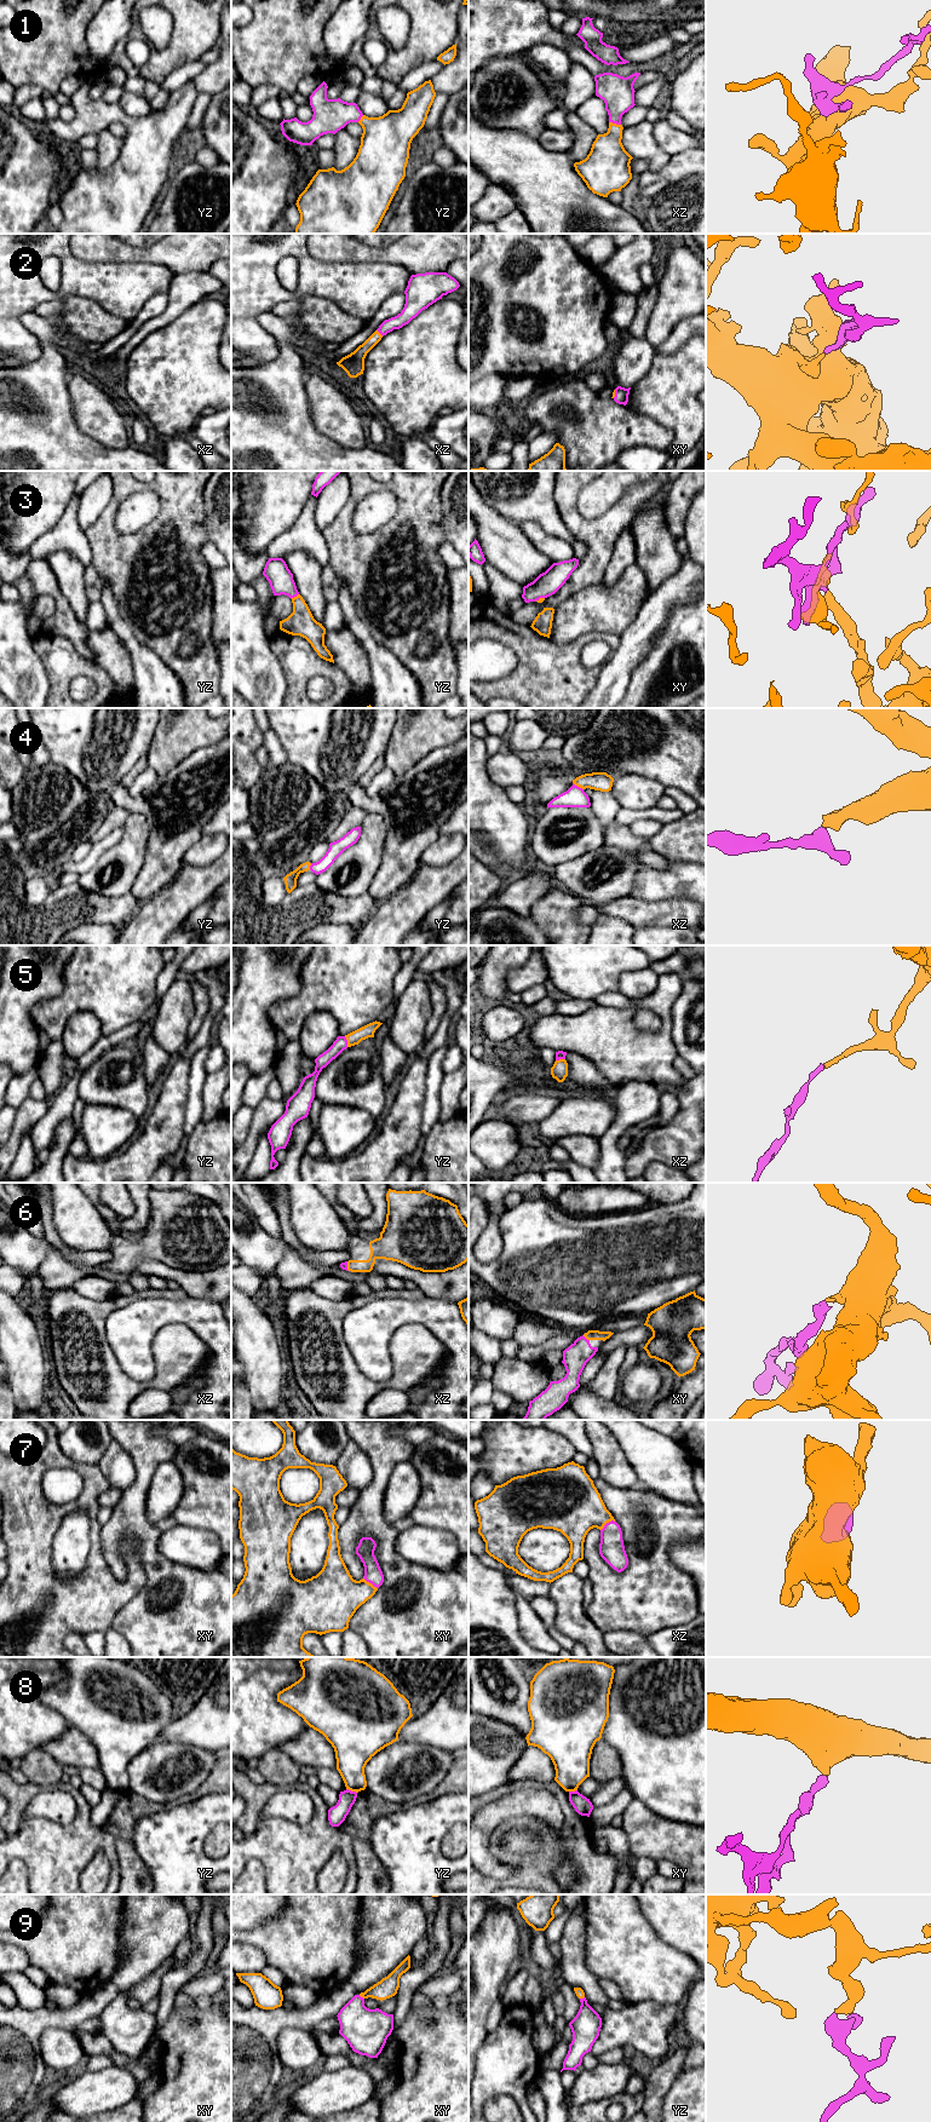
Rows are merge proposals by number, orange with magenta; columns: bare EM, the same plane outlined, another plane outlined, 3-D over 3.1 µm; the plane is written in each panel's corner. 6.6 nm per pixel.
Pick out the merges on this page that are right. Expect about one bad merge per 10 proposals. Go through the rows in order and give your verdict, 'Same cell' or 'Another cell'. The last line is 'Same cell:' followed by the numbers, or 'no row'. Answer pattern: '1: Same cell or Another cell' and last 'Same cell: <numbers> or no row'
1: Same cell
2: Same cell
3: Same cell
4: Same cell
5: Same cell
6: Same cell
7: Same cell
8: Another cell
9: Same cell
Same cell: 1, 2, 3, 4, 5, 6, 7, 9

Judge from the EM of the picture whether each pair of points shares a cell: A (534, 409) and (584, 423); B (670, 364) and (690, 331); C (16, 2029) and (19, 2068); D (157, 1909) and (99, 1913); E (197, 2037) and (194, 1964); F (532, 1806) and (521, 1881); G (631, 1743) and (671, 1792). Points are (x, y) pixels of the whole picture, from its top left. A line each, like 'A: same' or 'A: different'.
A: same
B: different
C: same
D: different
E: different
F: different
G: same

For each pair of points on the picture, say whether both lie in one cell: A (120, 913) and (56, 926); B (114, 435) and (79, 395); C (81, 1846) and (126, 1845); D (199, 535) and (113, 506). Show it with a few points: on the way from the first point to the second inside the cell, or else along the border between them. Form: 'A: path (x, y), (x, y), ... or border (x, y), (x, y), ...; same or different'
A: path (104, 908), (74, 908), (72, 910); same
B: path (107, 425), (88, 404); same
C: border (99, 1827), (114, 1838), (121, 1873); different
D: path (182, 512), (156, 487), (133, 487); same

